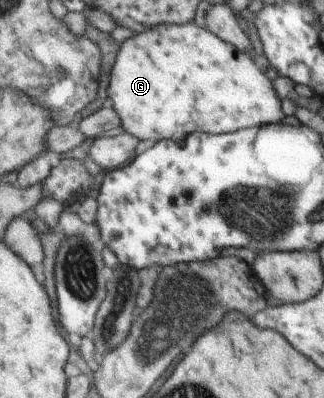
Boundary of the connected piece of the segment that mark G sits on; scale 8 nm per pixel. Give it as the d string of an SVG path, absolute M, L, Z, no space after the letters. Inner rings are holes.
M193 22L180 25L162 23L123 41L112 68L108 98L122 119L121 130L140 137L142 141L182 141L190 131L208 135L234 133L246 128L278 124L282 117L278 97L274 89L268 87L268 79L262 71L258 71L246 54L236 51L232 44Z

